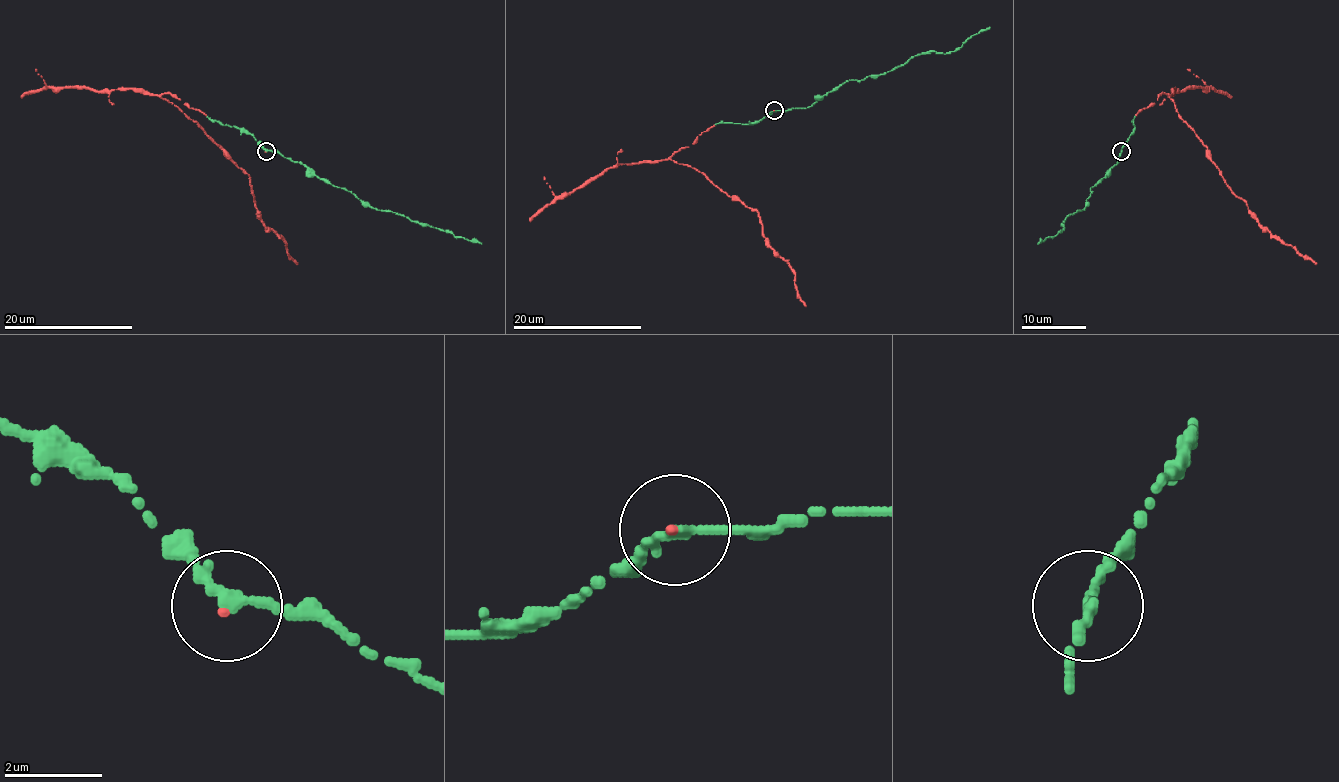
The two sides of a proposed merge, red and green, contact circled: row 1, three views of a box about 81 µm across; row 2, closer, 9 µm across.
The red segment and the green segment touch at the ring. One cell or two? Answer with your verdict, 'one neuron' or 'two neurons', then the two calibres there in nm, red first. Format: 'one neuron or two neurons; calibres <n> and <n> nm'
one neuron; calibres 70 and 200 nm

